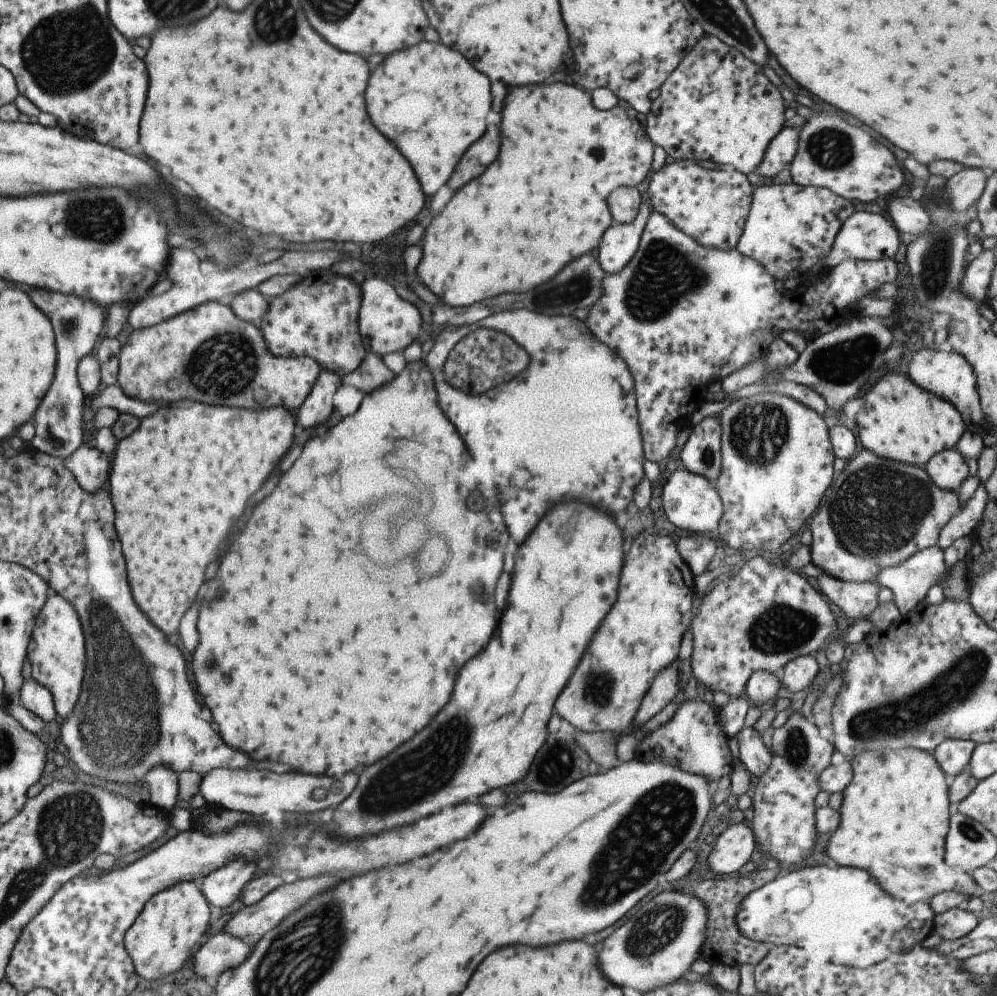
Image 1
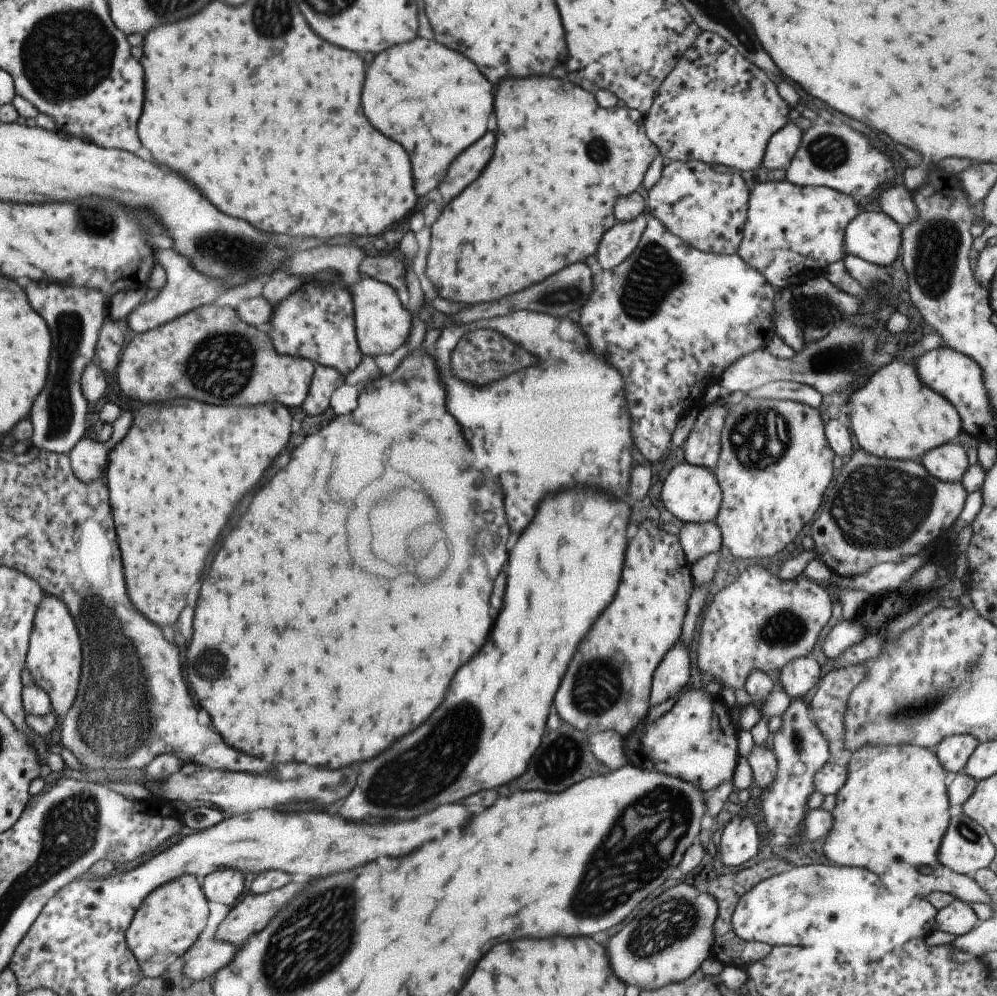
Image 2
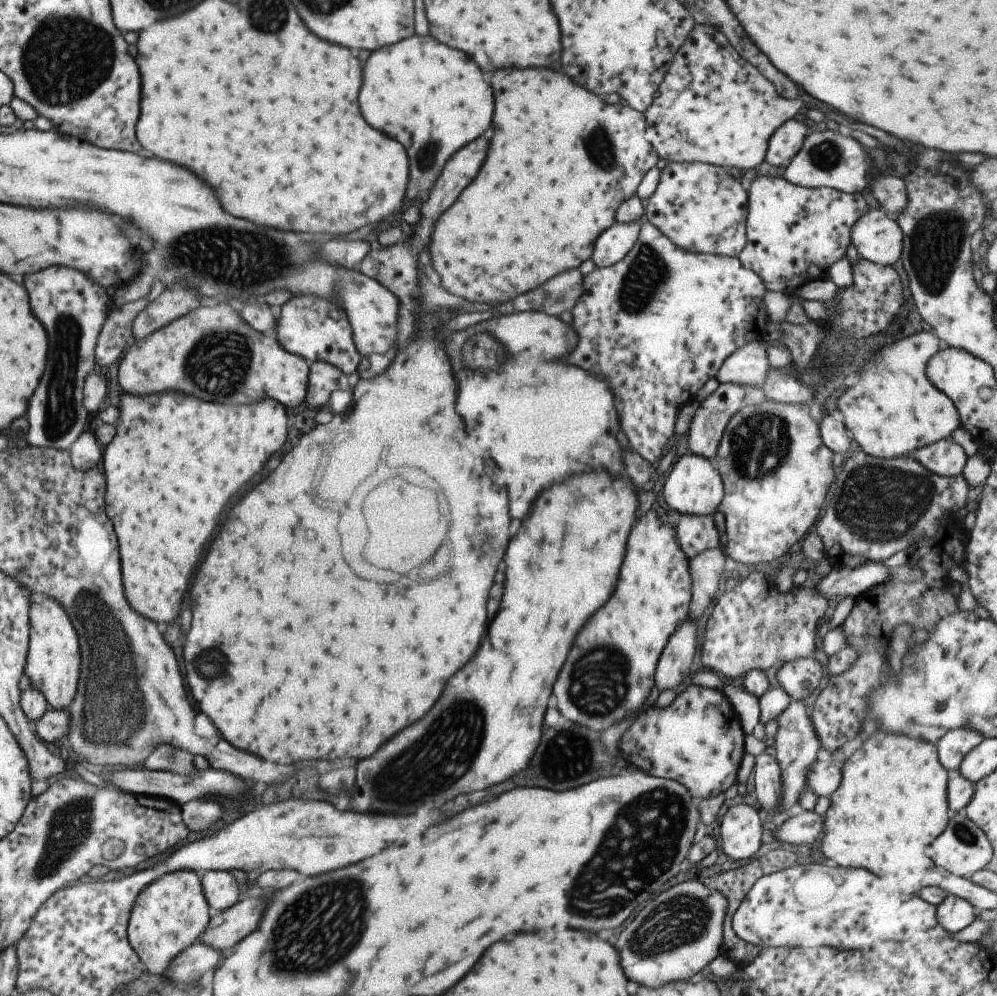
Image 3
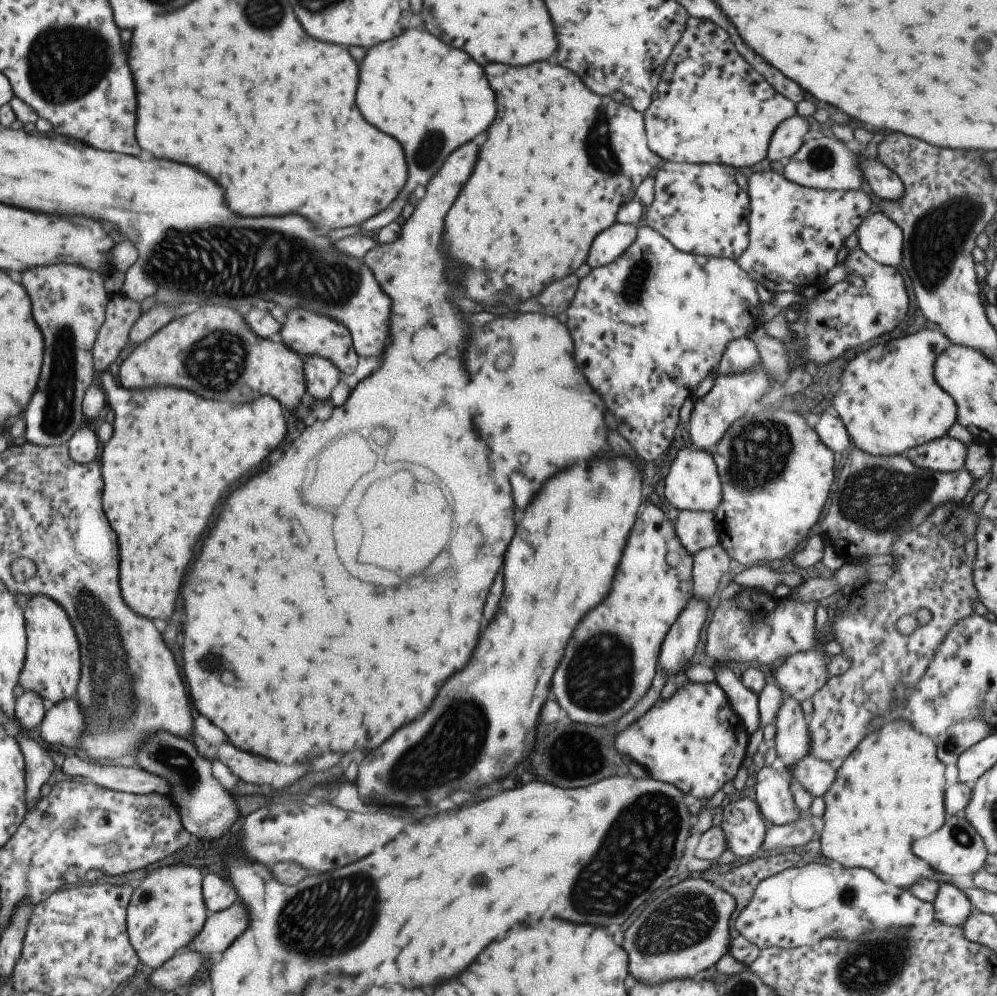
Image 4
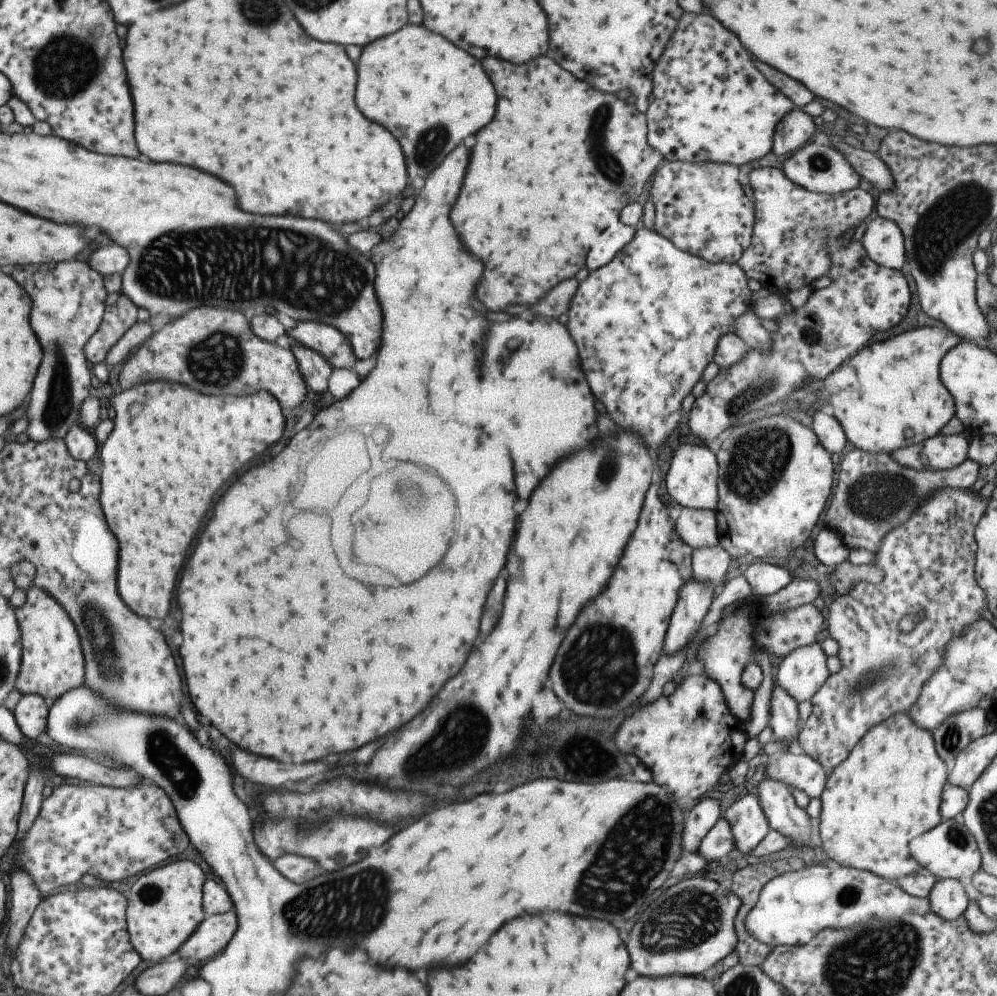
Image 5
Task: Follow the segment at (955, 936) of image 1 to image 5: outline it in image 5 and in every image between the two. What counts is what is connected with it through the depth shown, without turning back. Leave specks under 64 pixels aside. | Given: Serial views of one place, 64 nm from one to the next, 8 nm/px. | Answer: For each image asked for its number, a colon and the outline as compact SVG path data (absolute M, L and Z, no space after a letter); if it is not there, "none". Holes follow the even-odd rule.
2: M953 900L937 912L935 924L937 924L937 930L943 930L955 936L965 936L969 934L969 930L973 930L979 924L979 920L973 914L973 910L967 906L967 902Z
3: M947 896L945 900L941 900L937 904L935 916L937 916L937 926L943 926L947 932L955 934L955 932L967 928L975 920L977 912L967 900Z
4: M939 882L935 900L931 904L935 908L935 920L943 922L945 926L963 926L973 910L965 892L949 882Z
5: M937 880L929 892L929 908L941 920L957 920L969 904L963 886L957 880Z

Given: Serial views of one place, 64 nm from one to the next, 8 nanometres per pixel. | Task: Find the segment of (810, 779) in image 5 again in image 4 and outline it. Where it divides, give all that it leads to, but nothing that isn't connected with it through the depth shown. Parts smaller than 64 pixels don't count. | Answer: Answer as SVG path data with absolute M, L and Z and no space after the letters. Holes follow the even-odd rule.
M811 754L801 758L801 762L791 768L791 782L797 782L813 798L823 798L833 780L835 770L829 768L829 762L823 762Z

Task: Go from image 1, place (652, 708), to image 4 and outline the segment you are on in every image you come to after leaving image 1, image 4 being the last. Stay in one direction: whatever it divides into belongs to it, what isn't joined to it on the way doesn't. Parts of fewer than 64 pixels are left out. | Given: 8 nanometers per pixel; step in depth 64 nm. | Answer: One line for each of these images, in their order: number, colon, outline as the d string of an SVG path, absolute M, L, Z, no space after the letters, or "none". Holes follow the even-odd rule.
2: M677 642L669 648L669 654L661 658L657 670L653 672L651 684L651 704L659 704L667 698L677 698L689 682L689 654L685 642Z
3: M687 620L679 624L677 630L673 630L673 636L669 638L669 642L665 644L665 650L661 652L661 658L657 662L657 668L655 668L655 684L667 684L671 690L673 688L683 688L689 680L689 664L691 664L691 658L693 658L693 652L695 652L695 634L697 632L697 622L695 620Z
4: M691 596L689 602L683 606L683 612L677 614L677 622L673 622L661 644L659 668L675 674L679 666L685 662L685 666L681 668L681 676L683 676L687 668L687 660L695 650L705 616L707 616L707 602Z

